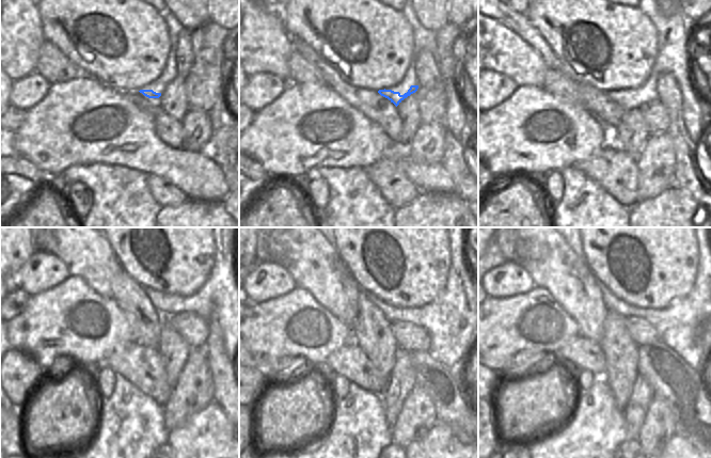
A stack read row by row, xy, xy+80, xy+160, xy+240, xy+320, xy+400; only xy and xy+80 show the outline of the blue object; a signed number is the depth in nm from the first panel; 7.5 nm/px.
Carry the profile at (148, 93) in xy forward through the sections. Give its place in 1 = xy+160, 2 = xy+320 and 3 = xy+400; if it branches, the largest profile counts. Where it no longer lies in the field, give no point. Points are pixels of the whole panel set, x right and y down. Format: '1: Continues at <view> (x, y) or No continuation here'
1: Continues at xy+160 (628, 99)
2: Continues at xy+320 (372, 331)
3: Continues at xy+400 (620, 351)

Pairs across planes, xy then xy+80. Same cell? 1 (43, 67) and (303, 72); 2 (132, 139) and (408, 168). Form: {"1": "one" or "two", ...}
{"1": "one", "2": "one"}

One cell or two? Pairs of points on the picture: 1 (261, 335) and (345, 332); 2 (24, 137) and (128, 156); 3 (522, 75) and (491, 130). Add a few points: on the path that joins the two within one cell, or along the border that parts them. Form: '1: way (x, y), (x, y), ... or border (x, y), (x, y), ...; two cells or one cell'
1: way (282, 335), (299, 346), (324, 346); one cell
2: way (49, 137), (72, 137), (81, 142), (103, 144); one cell
3: way (530, 89), (530, 92), (505, 116); one cell

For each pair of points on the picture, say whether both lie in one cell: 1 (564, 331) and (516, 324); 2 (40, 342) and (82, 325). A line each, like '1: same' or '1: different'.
1: same
2: same

